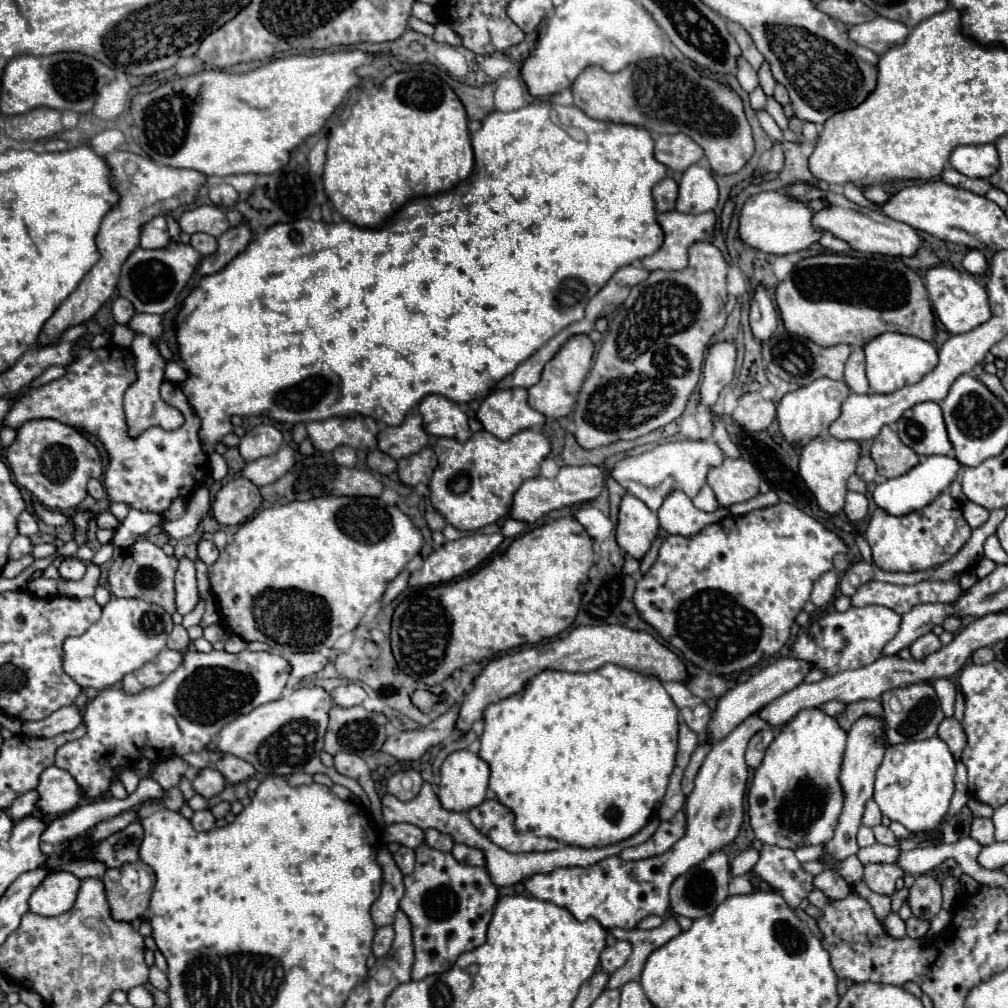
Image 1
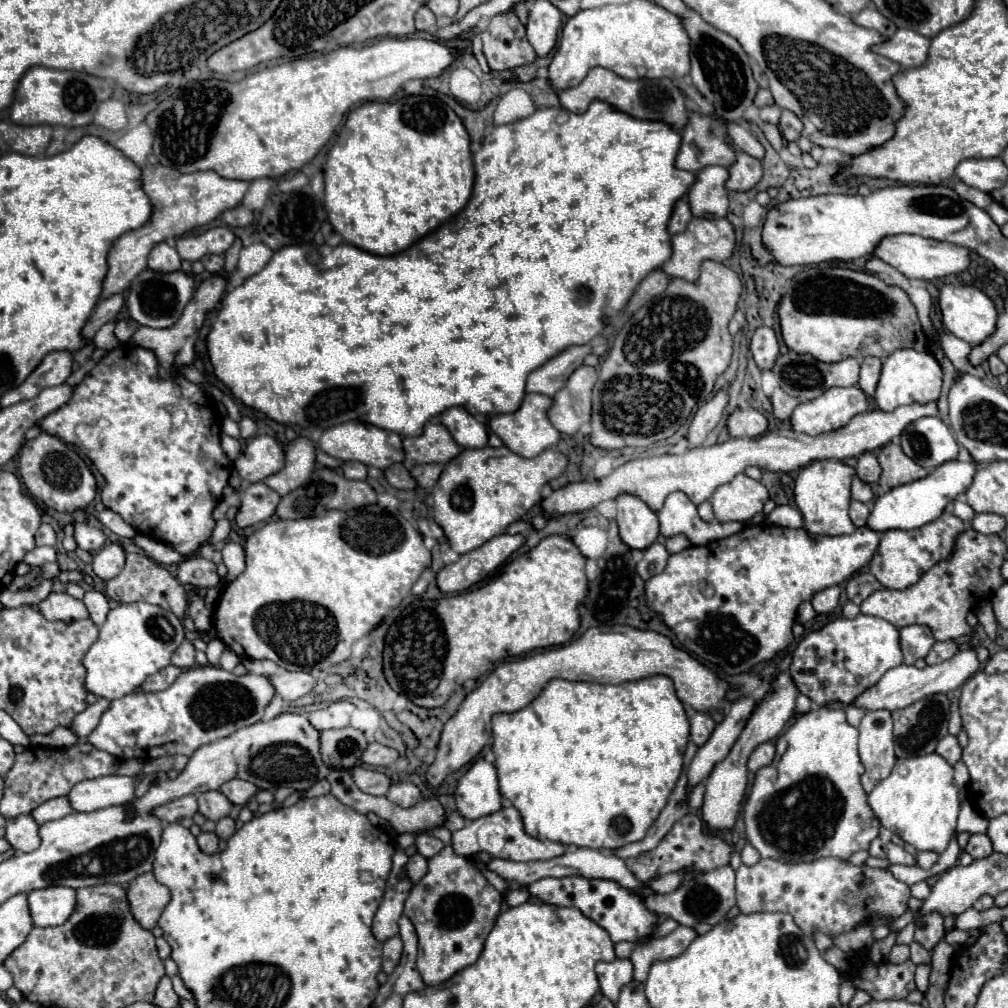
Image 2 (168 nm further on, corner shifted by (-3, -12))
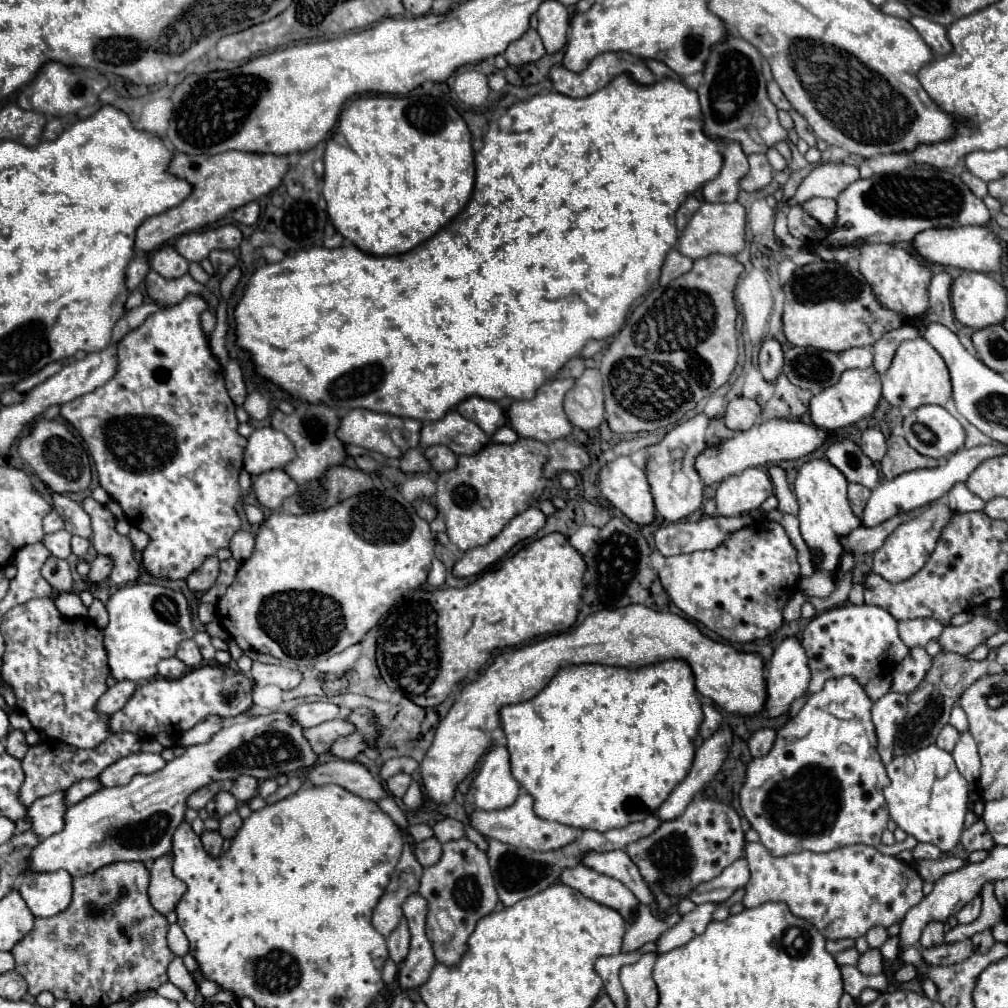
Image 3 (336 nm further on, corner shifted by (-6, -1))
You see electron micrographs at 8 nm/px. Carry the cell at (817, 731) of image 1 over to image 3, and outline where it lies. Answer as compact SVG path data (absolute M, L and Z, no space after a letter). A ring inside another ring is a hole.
M853 677L829 679L825 683L825 687L819 693L813 693L809 697L809 701L805 703L805 707L777 731L777 739L775 739L773 749L765 757L757 757L749 763L747 777L745 777L743 789L739 793L741 809L743 809L745 819L759 833L761 843L765 845L765 849L773 857L781 857L781 855L787 855L787 853L799 853L799 851L825 853L825 851L845 847L845 845L855 845L855 843L865 843L865 845L873 845L873 847L881 843L881 833L883 833L883 829L887 827L887 821L889 821L889 811L887 811L887 803L885 803L885 797L883 797L883 787L889 785L889 777L887 777L885 767L883 767L883 763L877 755L877 739L875 739L873 723L871 723L871 705L873 705L871 699L865 695L863 687Z

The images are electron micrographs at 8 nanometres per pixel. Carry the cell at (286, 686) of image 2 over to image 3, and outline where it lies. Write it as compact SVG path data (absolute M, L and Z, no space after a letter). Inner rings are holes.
M253 663L253 669L249 671L257 687L263 685L277 685L281 689L293 689L301 683L303 675L297 669L289 669L285 665L263 665L263 663Z

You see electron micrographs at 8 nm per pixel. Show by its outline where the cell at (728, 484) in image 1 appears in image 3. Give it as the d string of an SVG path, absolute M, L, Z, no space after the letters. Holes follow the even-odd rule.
M749 467L741 475L727 477L719 483L715 501L717 513L723 517L737 517L759 509L761 503L773 495L773 483L765 469Z

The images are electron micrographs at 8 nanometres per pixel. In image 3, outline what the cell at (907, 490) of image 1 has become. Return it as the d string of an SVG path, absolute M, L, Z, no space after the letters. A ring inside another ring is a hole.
M979 445L979 447L973 447L973 449L959 449L941 467L915 469L915 471L907 471L907 473L891 479L891 481L883 481L871 491L871 497L869 497L867 507L863 511L861 523L867 525L867 527L875 527L875 525L899 515L899 513L909 513L909 511L921 509L921 507L929 505L929 503L937 501L945 493L949 493L951 485L957 485L959 481L965 483L969 479L969 475L973 473L973 469L981 461L989 459L989 457L995 457L995 455L1003 455L1003 453L1007 453L1007 449L1003 445Z

